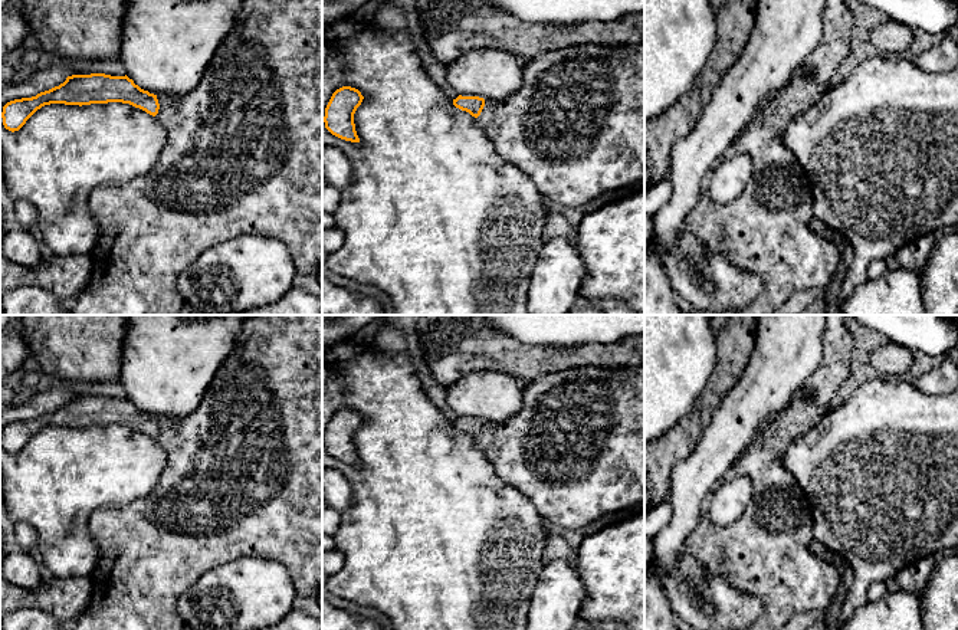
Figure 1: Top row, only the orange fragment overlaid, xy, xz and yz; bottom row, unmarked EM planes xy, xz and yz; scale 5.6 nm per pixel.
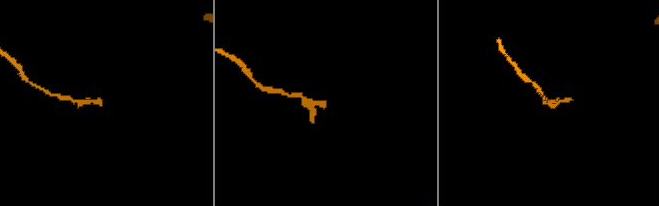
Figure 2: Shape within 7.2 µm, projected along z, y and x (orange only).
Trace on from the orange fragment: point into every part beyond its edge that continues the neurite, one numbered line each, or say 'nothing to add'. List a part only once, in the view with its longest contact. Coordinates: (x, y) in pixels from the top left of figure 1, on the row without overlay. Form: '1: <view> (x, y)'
1: xy (243, 476)

